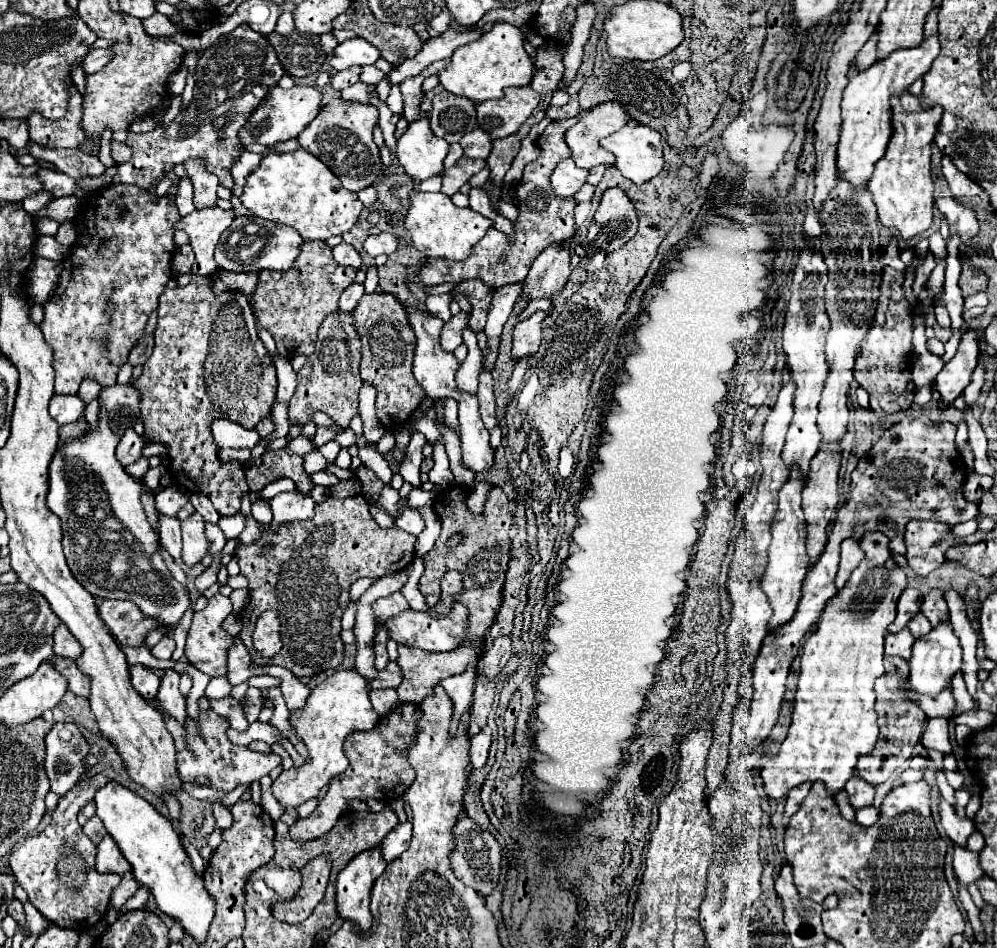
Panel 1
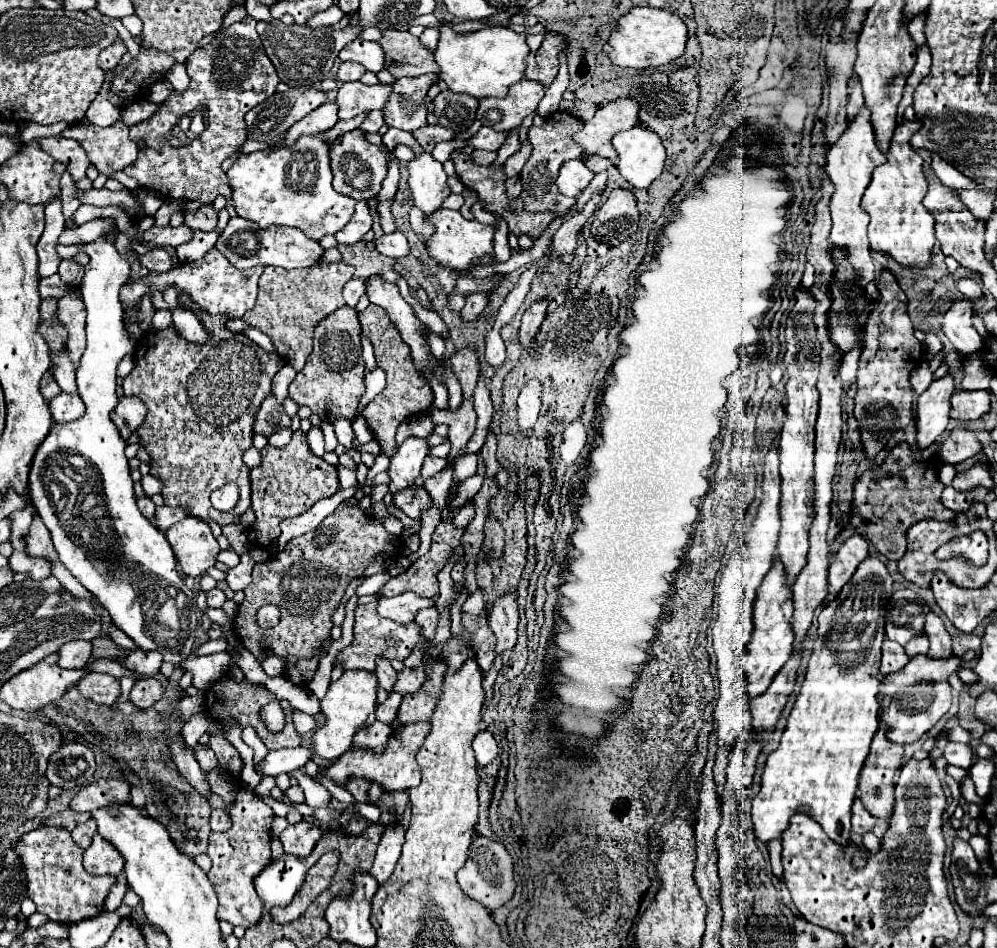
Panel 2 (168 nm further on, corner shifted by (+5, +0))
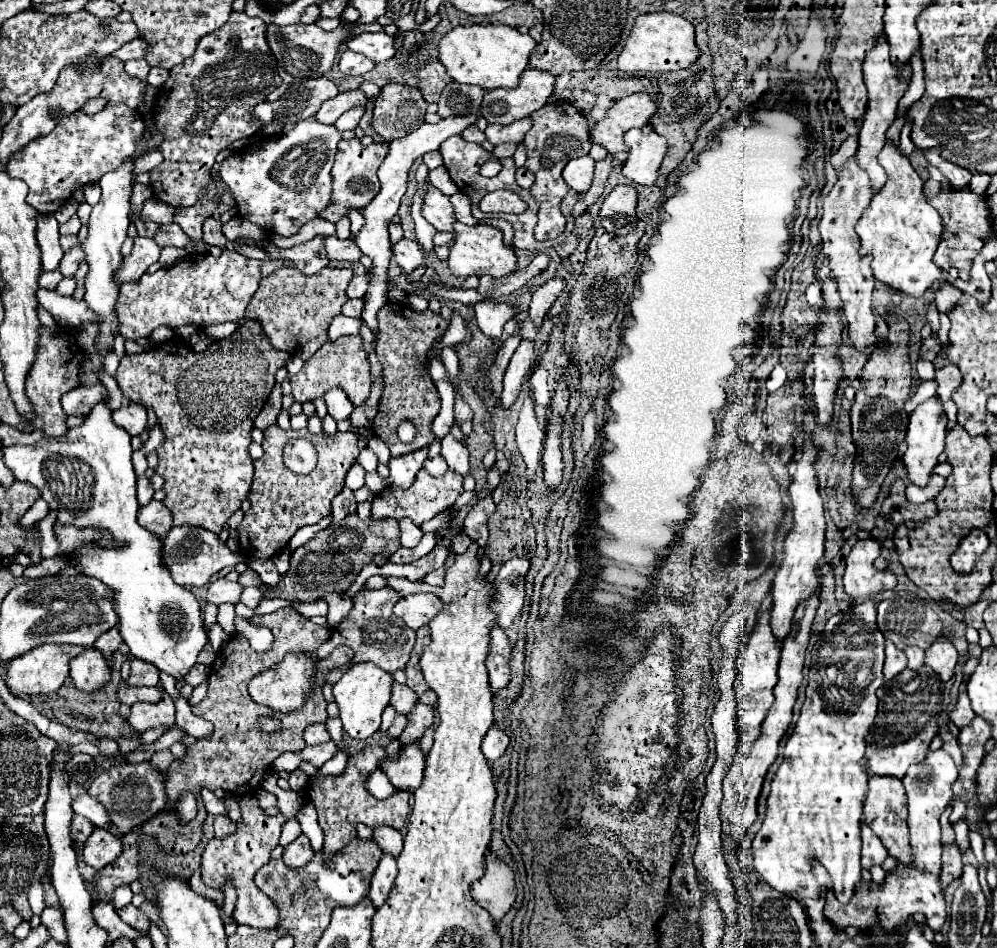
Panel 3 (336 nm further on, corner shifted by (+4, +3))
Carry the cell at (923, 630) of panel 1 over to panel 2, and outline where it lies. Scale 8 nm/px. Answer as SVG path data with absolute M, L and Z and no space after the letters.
M920 633L920 635L912 637L912 639L908 641L908 645L906 645L906 653L908 653L910 657L914 657L914 655L918 655L918 653L928 653L928 637L926 637L926 633Z

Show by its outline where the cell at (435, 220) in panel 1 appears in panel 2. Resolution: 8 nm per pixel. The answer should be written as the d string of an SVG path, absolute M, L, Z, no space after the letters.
M436 209L434 213L426 215L426 221L430 225L434 225L434 233L428 237L428 241L424 243L426 253L442 263L448 269L456 269L456 271L464 271L472 265L472 261L476 257L482 257L486 253L494 253L492 251L492 237L494 237L494 227L492 225L484 225L476 219L464 219L460 215L460 211L450 211L450 209Z

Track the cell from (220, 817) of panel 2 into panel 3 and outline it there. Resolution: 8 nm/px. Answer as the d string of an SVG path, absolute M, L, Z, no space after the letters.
M215 816L215 836L217 838L235 834L235 830L237 830L237 826L227 816Z

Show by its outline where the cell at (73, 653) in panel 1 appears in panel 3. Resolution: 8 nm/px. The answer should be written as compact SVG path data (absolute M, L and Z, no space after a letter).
M85 648L83 654L71 660L71 680L81 692L95 692L109 682L111 670L105 664L101 652L95 648Z

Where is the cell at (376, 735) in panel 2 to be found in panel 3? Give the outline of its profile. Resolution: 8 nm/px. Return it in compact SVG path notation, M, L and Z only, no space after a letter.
M367 746L361 752L353 754L349 758L347 770L341 776L325 776L323 780L309 780L305 784L305 796L315 806L319 814L319 824L325 832L325 844L323 844L323 858L331 858L331 854L337 854L349 840L357 834L357 824L367 824L369 828L375 826L391 826L401 830L409 816L409 792L397 792L387 800L377 800L365 790L367 774L371 774L377 768L377 762L385 756L381 746Z

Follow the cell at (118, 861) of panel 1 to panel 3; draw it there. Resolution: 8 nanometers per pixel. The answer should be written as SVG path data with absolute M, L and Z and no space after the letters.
M95 828L83 846L83 860L91 868L101 870L103 866L107 866L115 858L119 858L121 852L123 852L123 844L121 844L119 836L111 834L105 828Z

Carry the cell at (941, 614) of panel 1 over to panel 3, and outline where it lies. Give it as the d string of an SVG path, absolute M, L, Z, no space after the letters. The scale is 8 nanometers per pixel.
M943 636L925 650L925 664L931 666L943 678L943 682L949 682L955 676L953 670L955 670L957 658L959 654L955 646Z

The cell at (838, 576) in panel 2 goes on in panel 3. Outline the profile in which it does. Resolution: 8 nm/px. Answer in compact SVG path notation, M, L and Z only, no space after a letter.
M857 540L853 550L847 556L847 568L843 576L847 596L855 600L873 600L877 594L885 590L893 590L897 586L895 574L887 570L877 570L875 560L881 554L881 546L877 540Z

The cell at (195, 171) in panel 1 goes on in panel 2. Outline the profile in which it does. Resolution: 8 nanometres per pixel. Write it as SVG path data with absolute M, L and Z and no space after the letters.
M206 203L196 211L188 211L184 223L190 225L192 229L198 229L198 231L214 231L216 223L218 223L218 217L216 217L216 211L214 211L212 203Z

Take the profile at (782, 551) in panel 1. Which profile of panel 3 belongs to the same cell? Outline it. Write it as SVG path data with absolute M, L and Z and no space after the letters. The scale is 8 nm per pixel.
M765 612L759 622L755 624L755 630L751 632L749 644L743 650L743 654L739 656L739 668L741 674L735 678L733 690L735 690L735 698L737 698L737 738L739 744L743 746L743 756L749 754L749 746L753 740L759 738L761 734L761 724L775 700L773 696L773 688L777 684L777 668L779 668L779 640L775 638L775 634L771 634L771 626L769 626L769 612Z

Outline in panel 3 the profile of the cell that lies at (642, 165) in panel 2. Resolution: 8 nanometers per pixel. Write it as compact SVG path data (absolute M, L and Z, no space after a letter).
M647 124L643 128L629 130L625 134L625 144L629 146L629 158L621 172L637 184L653 186L667 152L667 140L655 134L655 130Z

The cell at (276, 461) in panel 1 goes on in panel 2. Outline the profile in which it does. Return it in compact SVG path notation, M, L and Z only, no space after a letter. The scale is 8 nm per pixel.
M296 431L286 447L264 447L260 451L262 463L250 471L252 483L252 509L256 513L256 523L248 529L250 543L266 547L270 539L280 535L278 523L284 517L296 517L310 509L318 499L330 497L338 491L338 473L334 465L310 453L306 435Z

